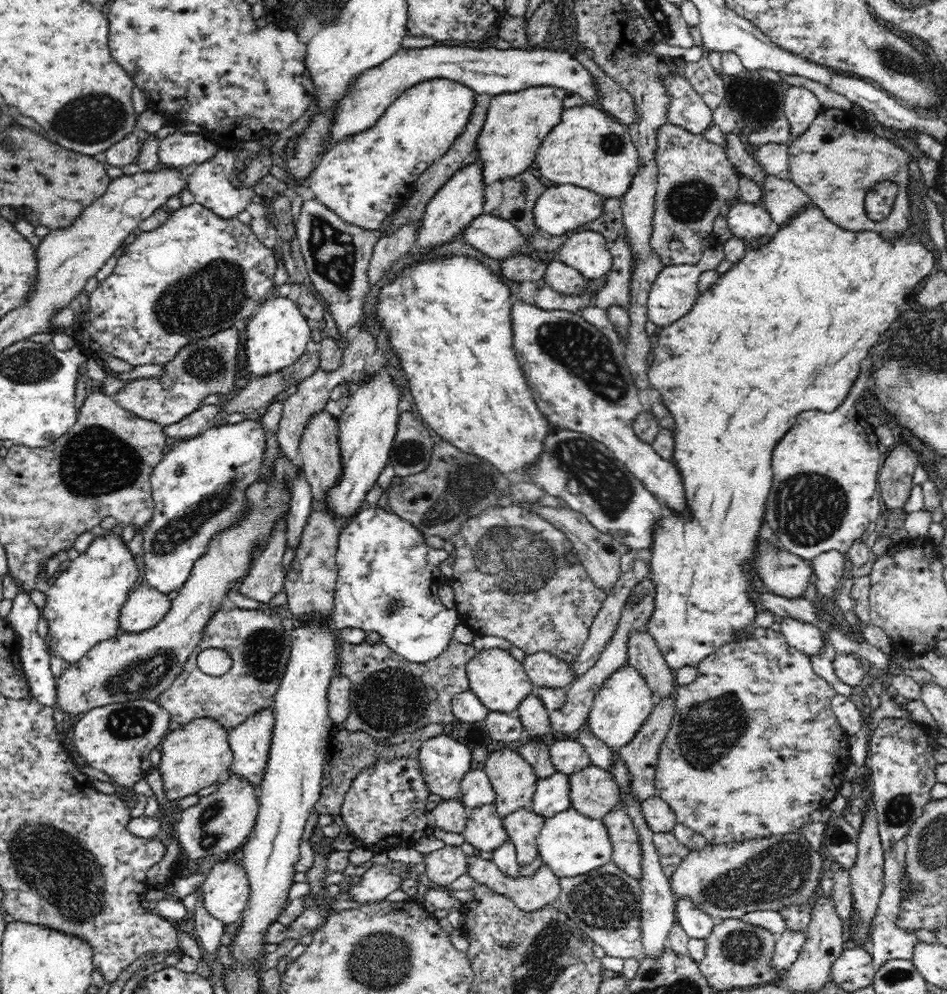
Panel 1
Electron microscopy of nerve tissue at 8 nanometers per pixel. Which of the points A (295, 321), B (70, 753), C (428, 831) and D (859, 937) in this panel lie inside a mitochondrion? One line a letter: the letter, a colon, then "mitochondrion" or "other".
A: other
B: other
C: other
D: other

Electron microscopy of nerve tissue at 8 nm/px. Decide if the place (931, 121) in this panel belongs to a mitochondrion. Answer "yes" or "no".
no

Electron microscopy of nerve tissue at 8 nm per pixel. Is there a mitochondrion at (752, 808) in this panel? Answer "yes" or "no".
no

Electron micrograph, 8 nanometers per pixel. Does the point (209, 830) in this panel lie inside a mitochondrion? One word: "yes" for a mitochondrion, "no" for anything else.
yes

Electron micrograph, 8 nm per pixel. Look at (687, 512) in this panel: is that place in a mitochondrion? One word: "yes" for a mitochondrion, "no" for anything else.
no

